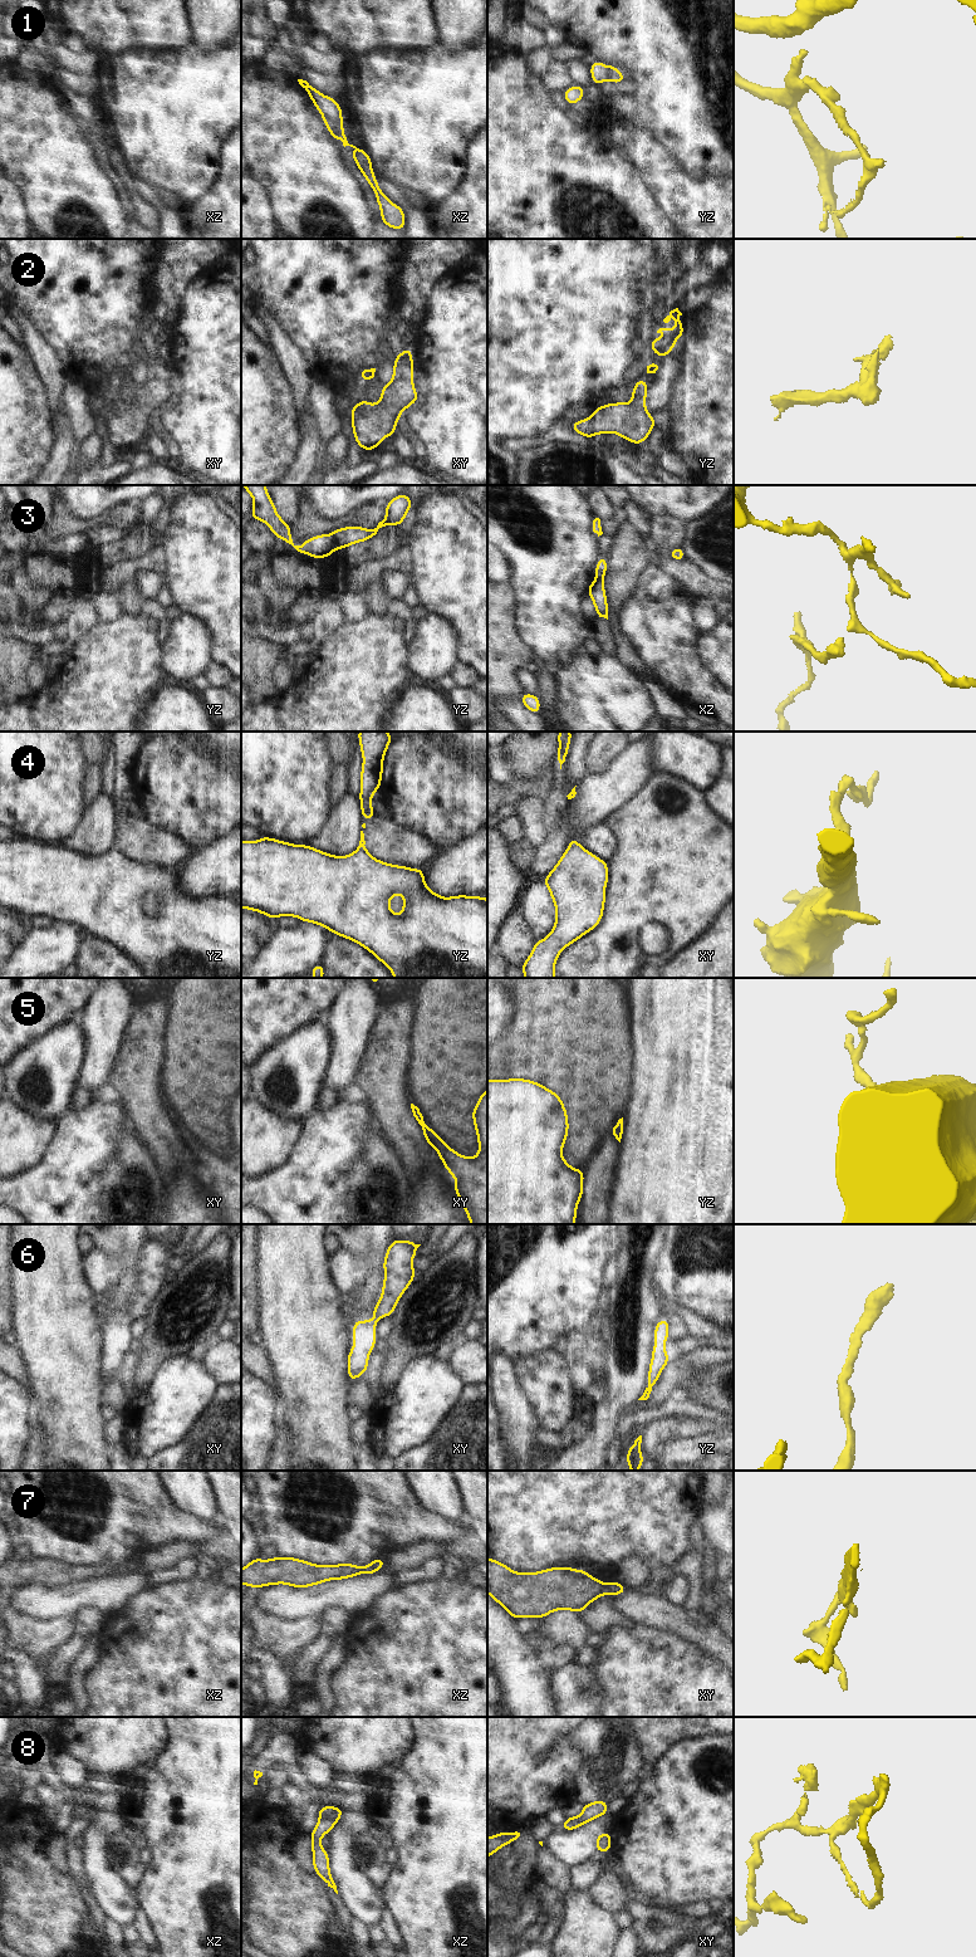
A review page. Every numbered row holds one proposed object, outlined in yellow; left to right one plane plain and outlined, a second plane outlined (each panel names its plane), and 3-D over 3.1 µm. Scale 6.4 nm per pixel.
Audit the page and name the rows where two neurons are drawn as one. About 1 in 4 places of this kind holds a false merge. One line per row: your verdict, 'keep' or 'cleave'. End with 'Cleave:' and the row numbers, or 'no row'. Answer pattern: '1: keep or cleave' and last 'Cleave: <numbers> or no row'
1: cleave
2: keep
3: cleave
4: keep
5: keep
6: keep
7: keep
8: cleave
Cleave: 1, 3, 8

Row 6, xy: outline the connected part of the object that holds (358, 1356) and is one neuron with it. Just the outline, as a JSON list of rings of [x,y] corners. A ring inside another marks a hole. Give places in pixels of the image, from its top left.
[[[393,1239],[383,1262],[384,1281],[382,1295],[372,1310],[374,1318],[353,1322],[354,1345],[348,1352],[348,1379],[354,1381],[368,1370],[368,1357],[378,1340],[376,1325],[384,1316],[392,1316],[399,1298],[415,1280],[412,1259],[421,1244],[413,1241]]]

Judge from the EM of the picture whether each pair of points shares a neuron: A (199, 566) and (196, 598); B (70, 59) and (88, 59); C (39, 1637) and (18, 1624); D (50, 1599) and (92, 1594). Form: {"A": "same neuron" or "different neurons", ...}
{"A": "same neuron", "B": "same neuron", "C": "same neuron", "D": "same neuron"}

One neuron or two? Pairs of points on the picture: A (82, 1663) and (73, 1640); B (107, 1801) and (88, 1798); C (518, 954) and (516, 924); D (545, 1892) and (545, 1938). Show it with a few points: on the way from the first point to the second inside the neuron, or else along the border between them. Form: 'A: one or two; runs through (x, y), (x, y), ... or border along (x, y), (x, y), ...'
A: two; border along (84, 1638), (84, 1648), (69, 1666)
B: one; runs through (102, 1801), (93, 1799)
C: one; runs through (516, 947), (516, 931)
D: one; runs through (552, 1903), (550, 1927)

